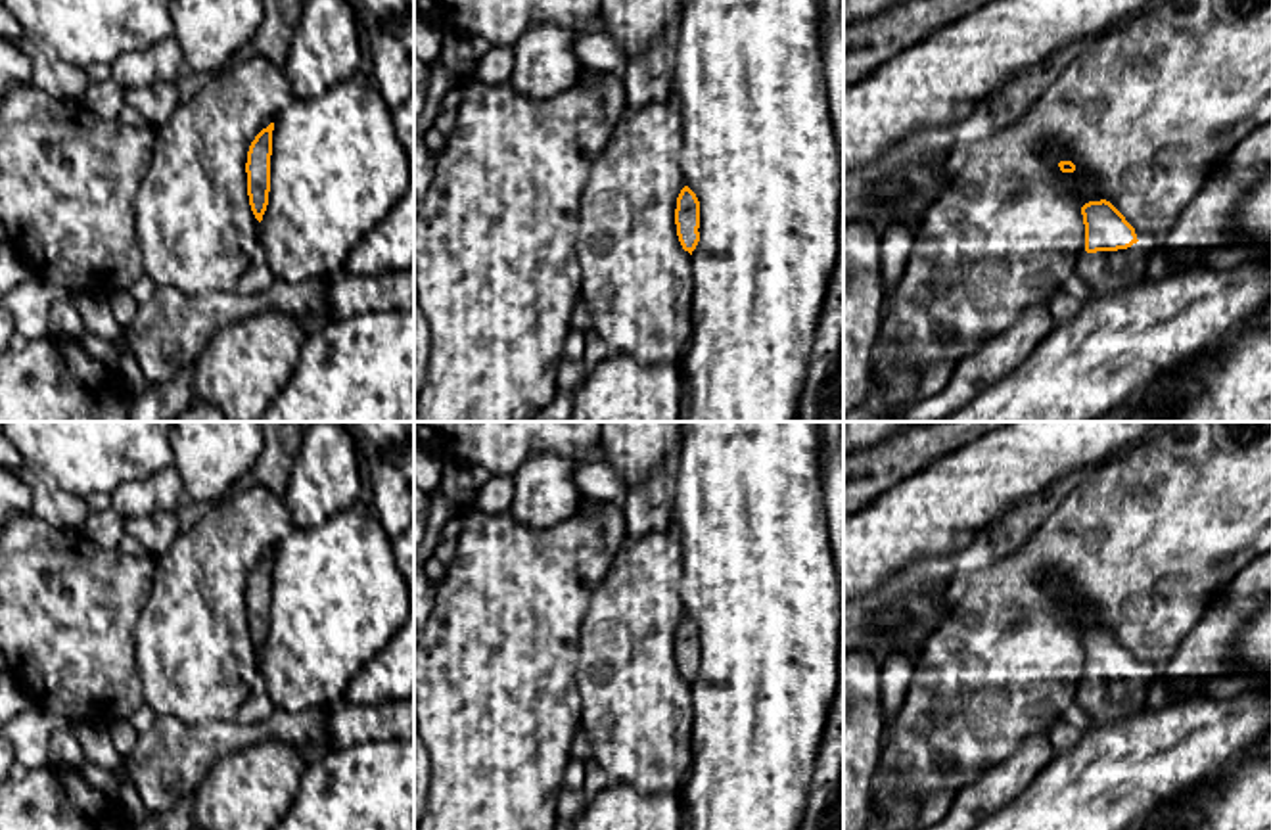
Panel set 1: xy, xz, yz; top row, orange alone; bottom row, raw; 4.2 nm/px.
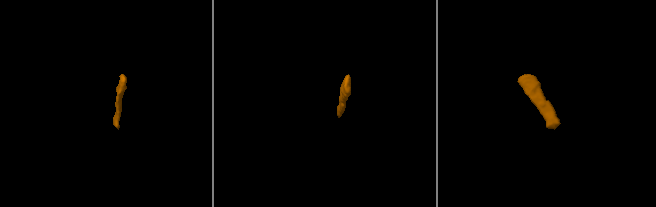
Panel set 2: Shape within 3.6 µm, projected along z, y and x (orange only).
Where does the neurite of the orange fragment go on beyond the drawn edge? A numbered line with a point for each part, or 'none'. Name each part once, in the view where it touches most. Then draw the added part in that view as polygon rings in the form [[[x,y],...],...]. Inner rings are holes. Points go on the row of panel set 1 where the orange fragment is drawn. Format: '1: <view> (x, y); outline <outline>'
1: yz (1105, 273); outline [[[1137,242],[1127,249],[1087,253],[1077,272],[1093,295],[1118,293],[1146,280],[1154,243]]]

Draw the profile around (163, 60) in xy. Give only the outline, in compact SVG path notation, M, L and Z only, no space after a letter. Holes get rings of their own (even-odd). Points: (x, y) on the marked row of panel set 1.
M174 36L148 50L121 54L109 67L111 79L125 90L159 81L174 82L186 71L182 48Z

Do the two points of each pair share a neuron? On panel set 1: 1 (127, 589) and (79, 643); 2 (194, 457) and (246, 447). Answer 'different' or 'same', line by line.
1: same
2: same

